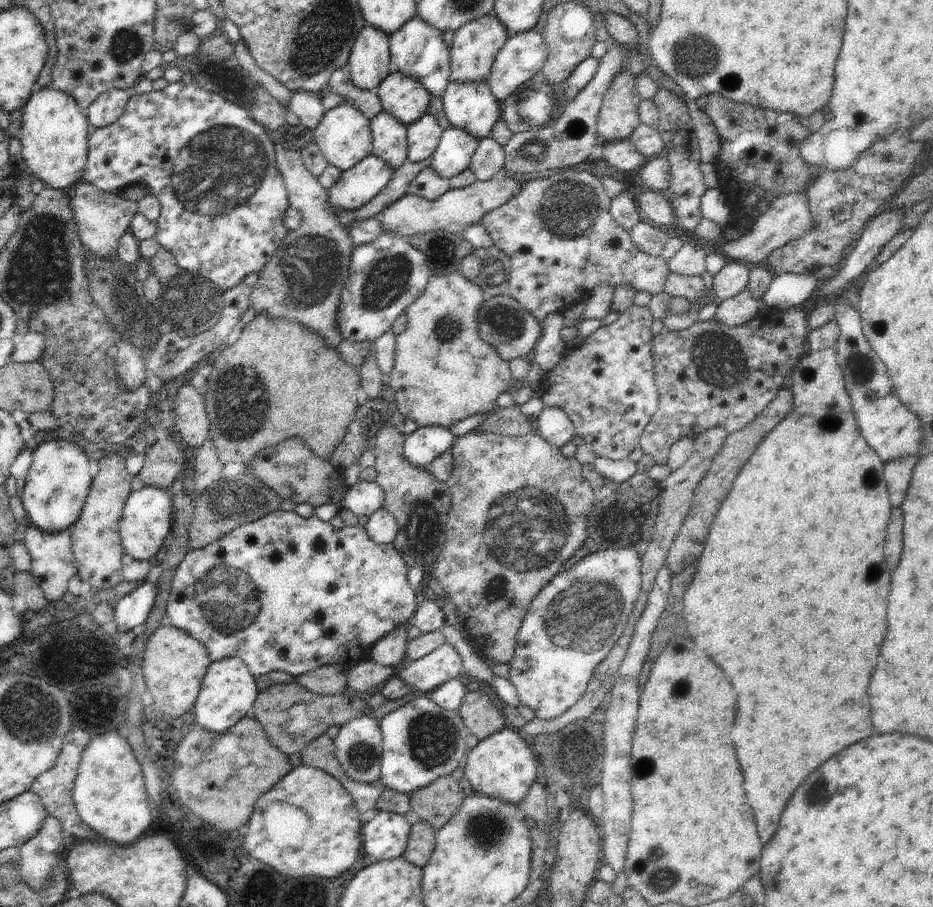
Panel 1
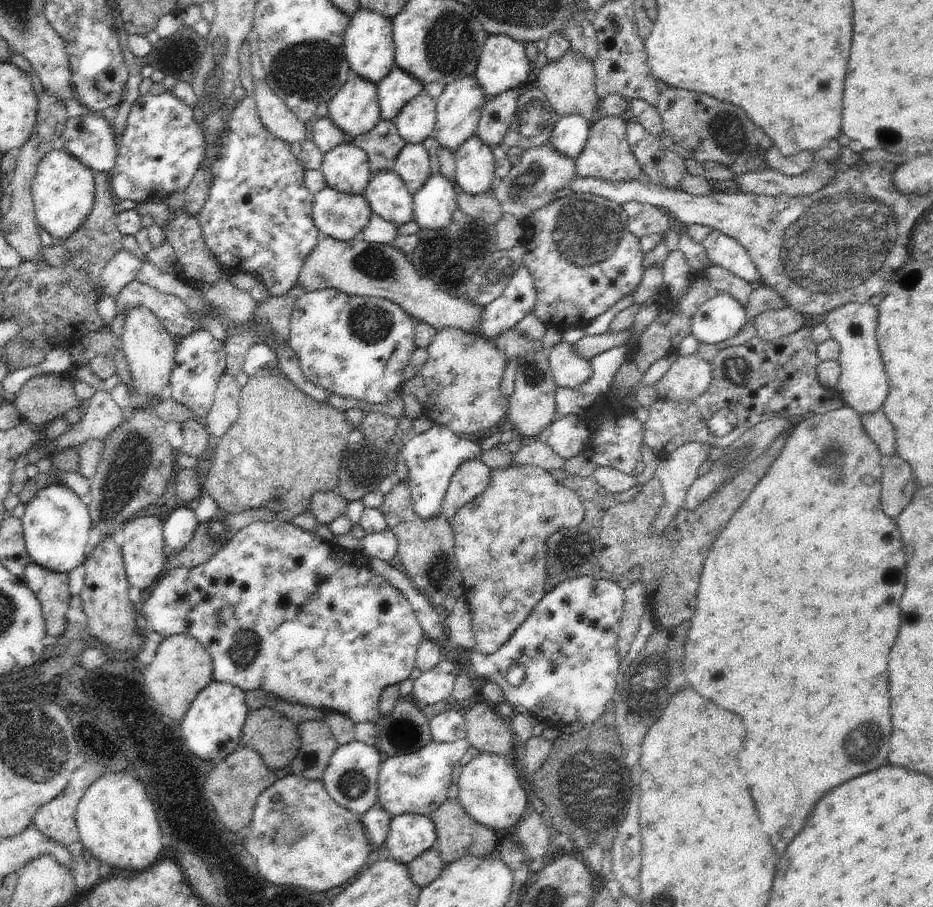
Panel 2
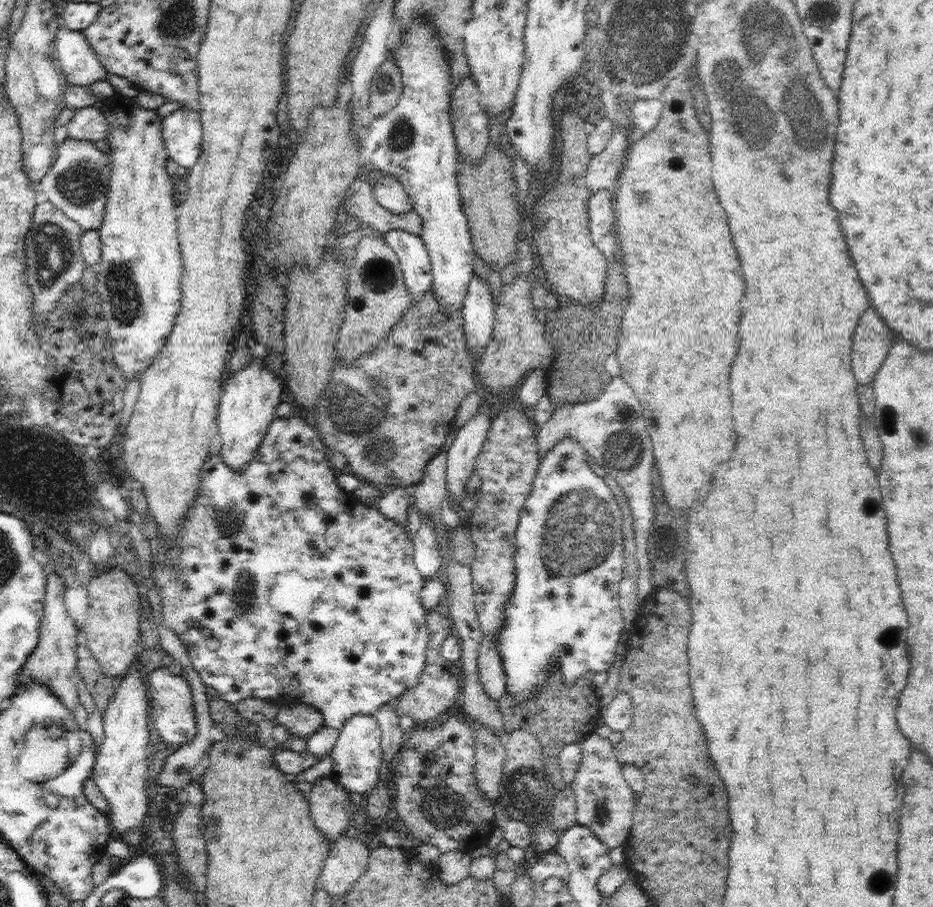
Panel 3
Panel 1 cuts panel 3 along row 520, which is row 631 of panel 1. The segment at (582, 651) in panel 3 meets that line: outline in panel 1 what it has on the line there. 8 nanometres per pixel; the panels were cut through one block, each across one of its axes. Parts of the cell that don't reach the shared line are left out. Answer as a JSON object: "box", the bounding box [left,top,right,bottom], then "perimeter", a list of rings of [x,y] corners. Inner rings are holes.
{"box":[508,546,641,720],"perimeter":[[[633,546],[596,551],[581,558],[572,568],[561,570],[530,603],[516,635],[508,679],[516,687],[520,704],[531,708],[540,720],[558,718],[586,692],[598,665],[627,625],[641,591],[641,566],[641,558]]]}

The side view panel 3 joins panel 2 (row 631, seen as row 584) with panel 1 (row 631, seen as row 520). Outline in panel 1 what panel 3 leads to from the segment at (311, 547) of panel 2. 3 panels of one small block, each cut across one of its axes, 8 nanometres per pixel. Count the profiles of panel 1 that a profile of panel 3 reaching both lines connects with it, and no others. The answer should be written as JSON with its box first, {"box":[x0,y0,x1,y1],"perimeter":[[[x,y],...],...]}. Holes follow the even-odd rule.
{"box":[161,509,419,678],"perimeter":[[[278,509],[257,521],[235,528],[230,534],[203,549],[190,551],[173,574],[171,593],[167,600],[164,620],[161,620],[162,625],[182,629],[198,642],[205,644],[212,663],[228,657],[242,659],[254,678],[272,671],[284,671],[297,677],[326,665],[349,668],[353,664],[369,660],[371,648],[408,622],[419,605],[416,602],[416,592],[410,587],[407,579],[408,566],[392,544],[375,543],[368,536],[366,529],[359,524],[335,529],[331,523],[320,520],[316,515],[304,518],[295,510]]]}

